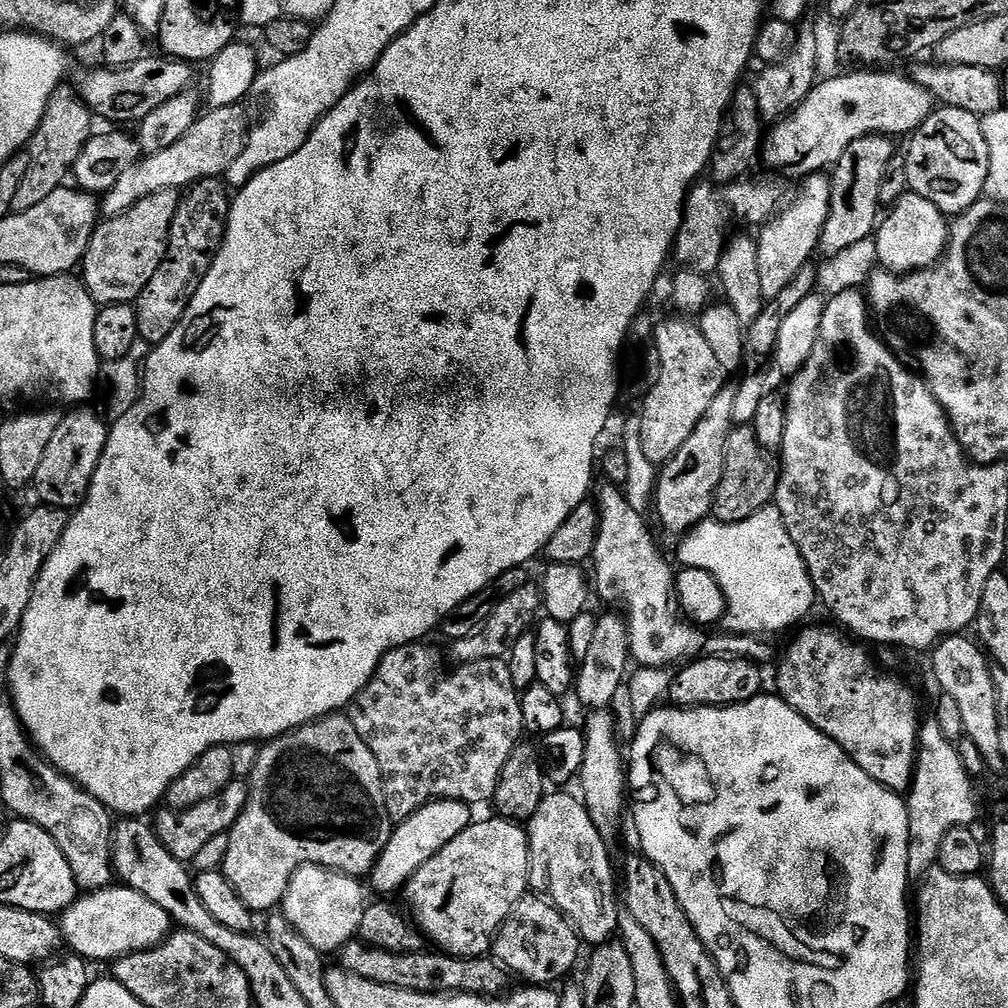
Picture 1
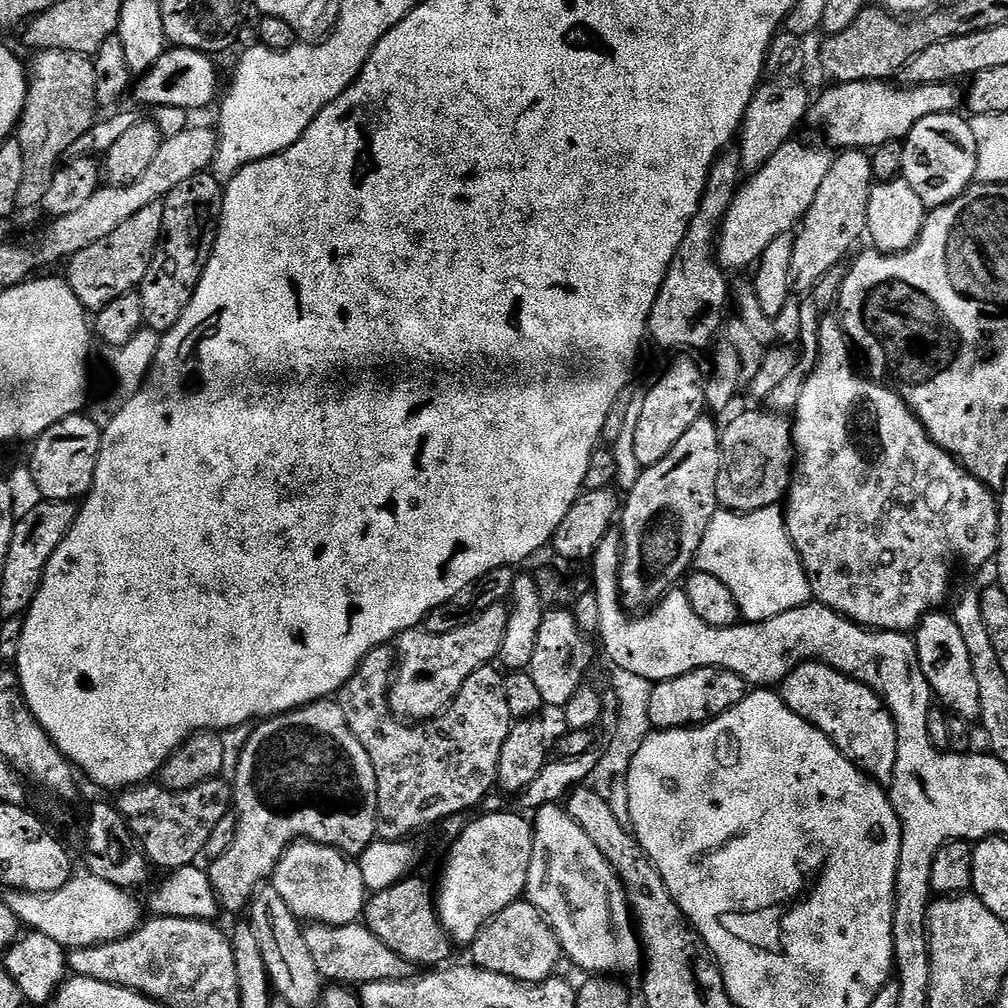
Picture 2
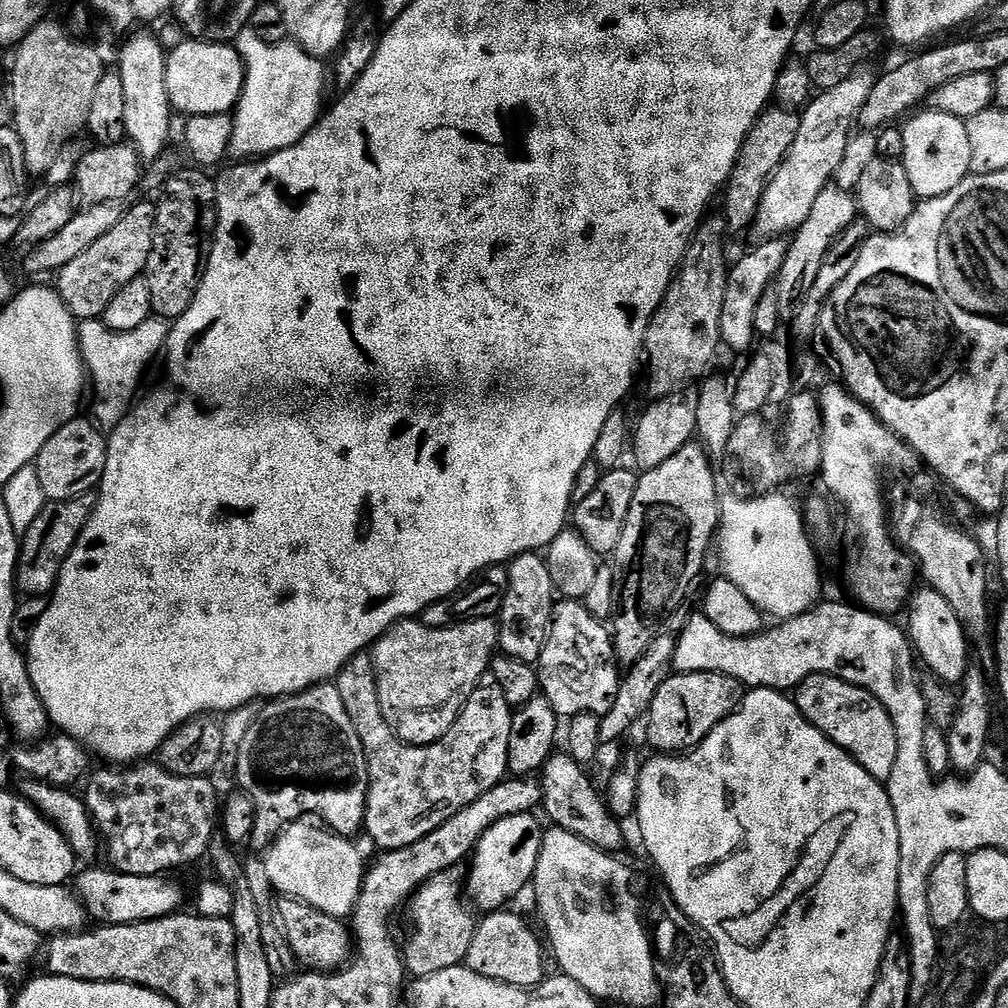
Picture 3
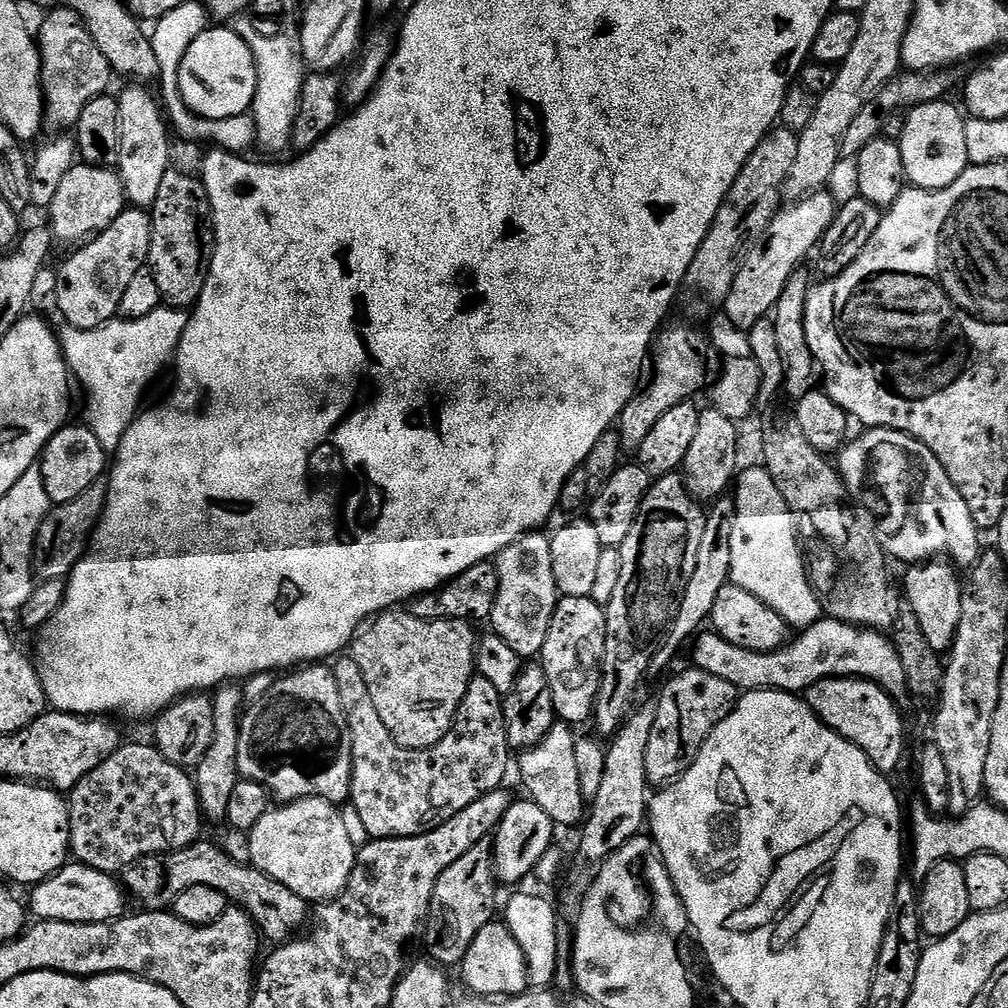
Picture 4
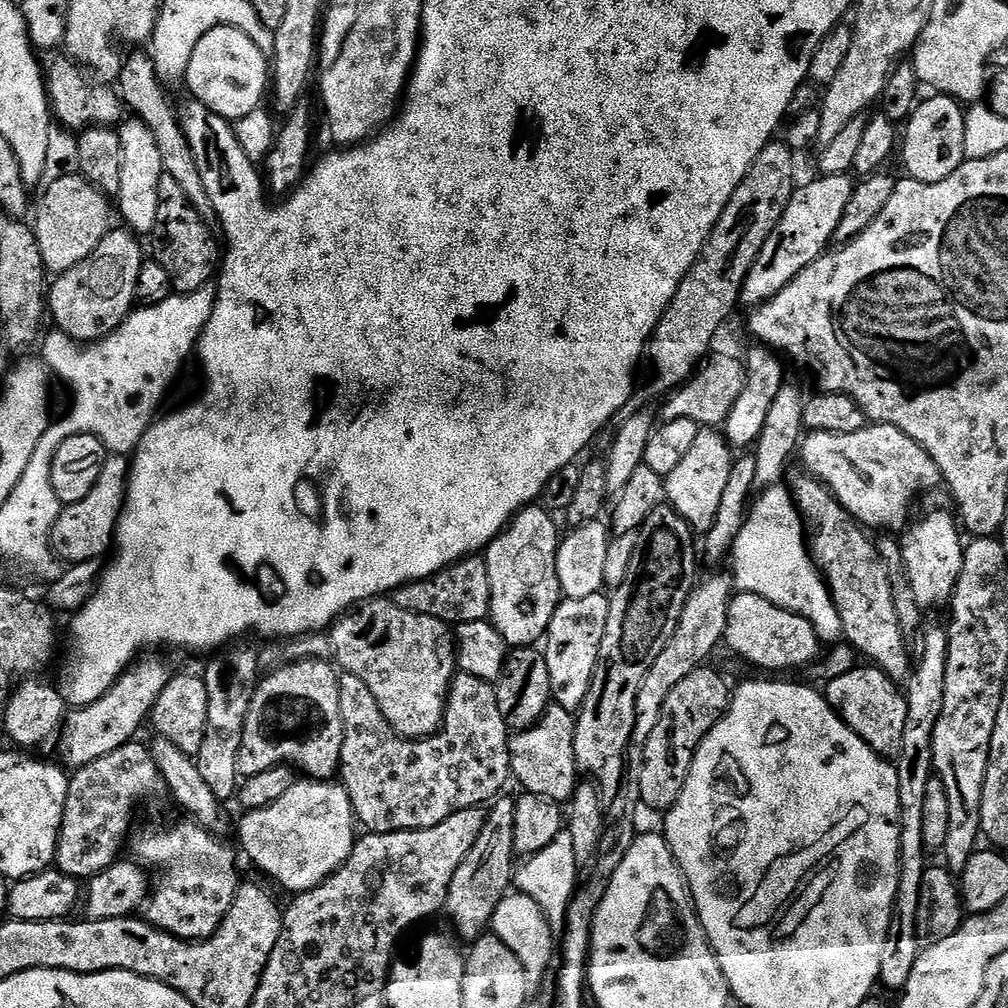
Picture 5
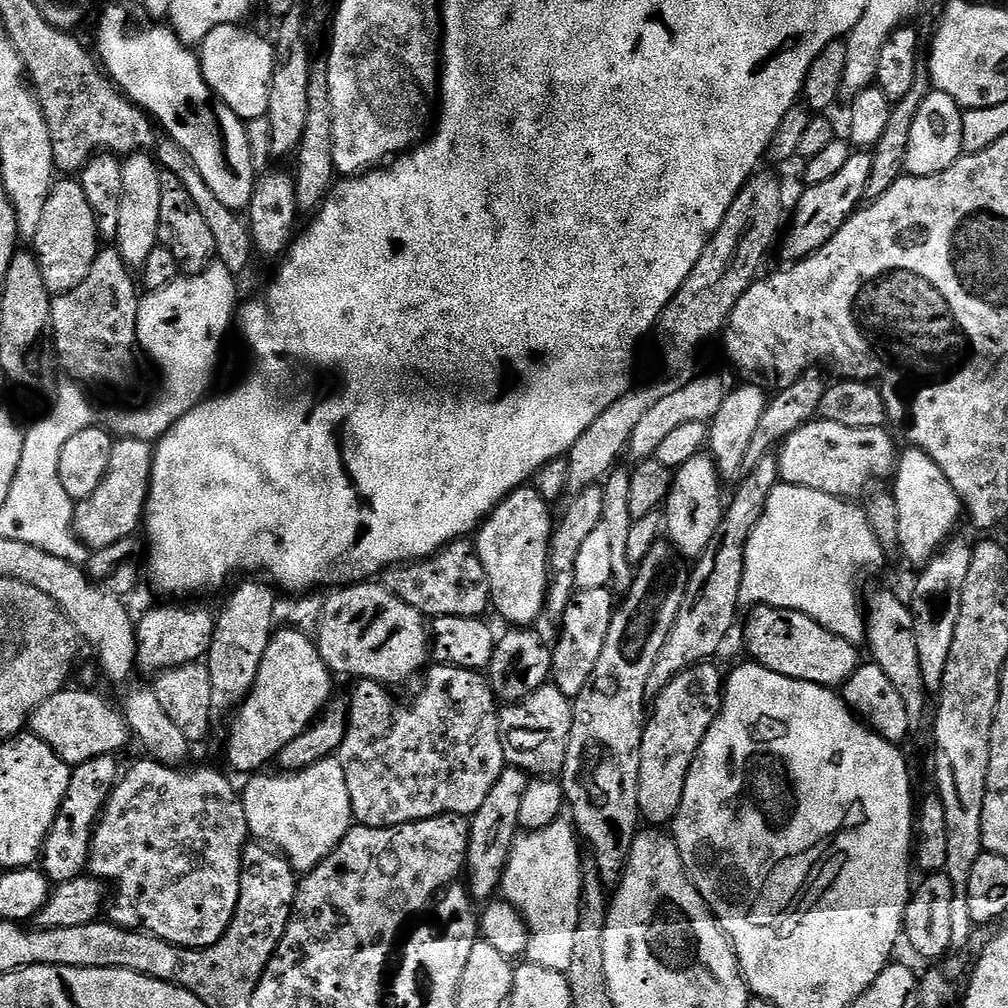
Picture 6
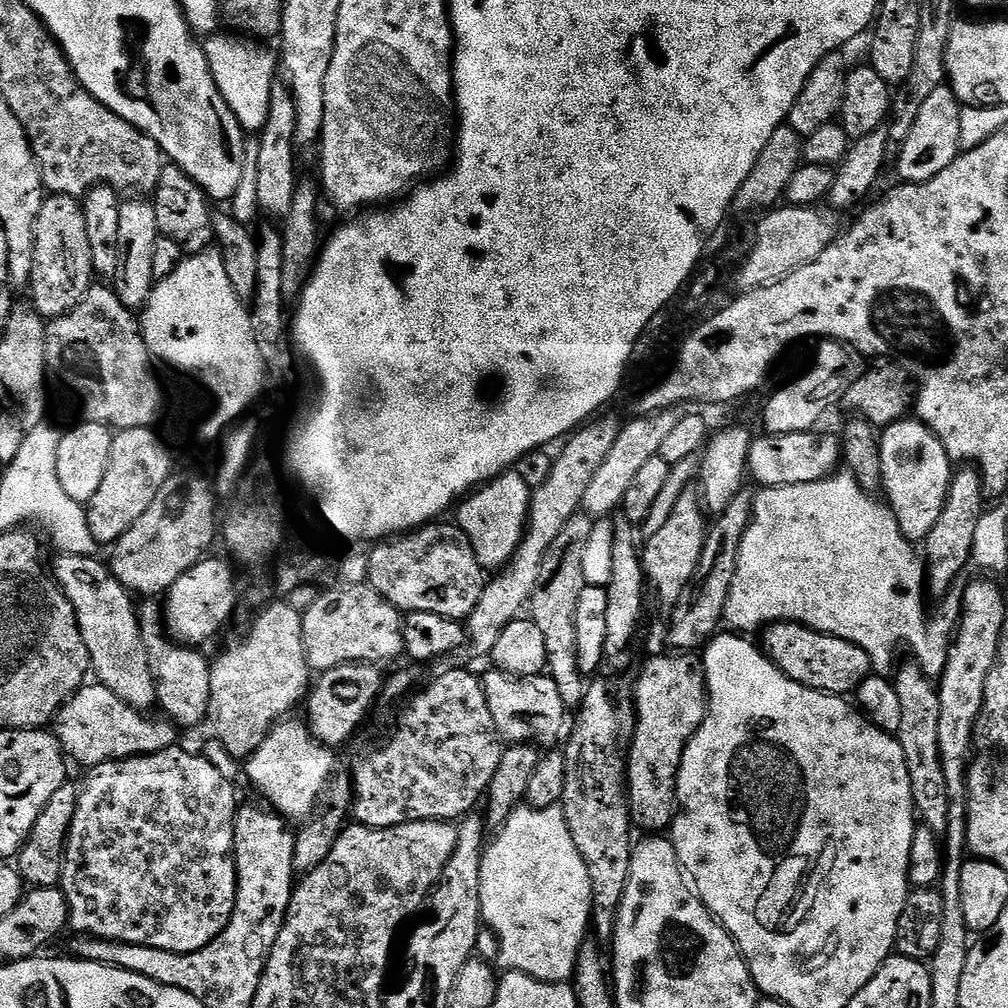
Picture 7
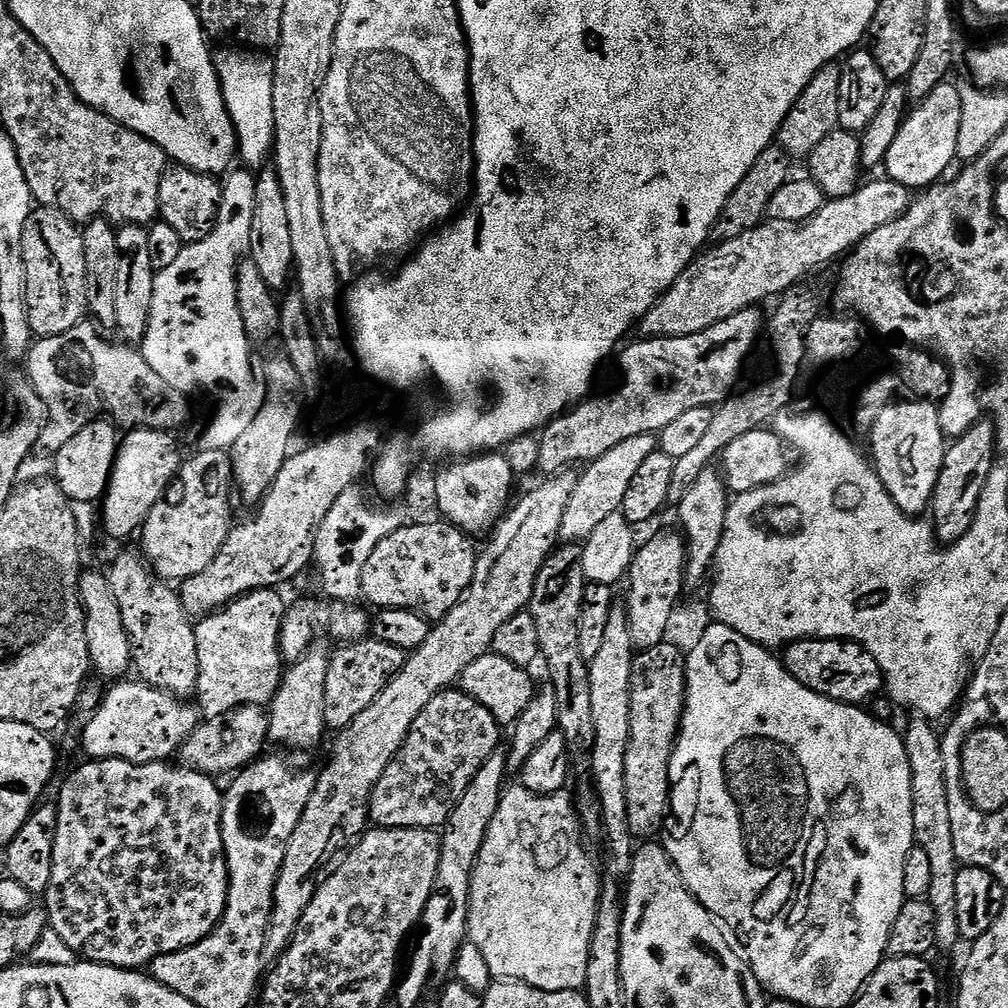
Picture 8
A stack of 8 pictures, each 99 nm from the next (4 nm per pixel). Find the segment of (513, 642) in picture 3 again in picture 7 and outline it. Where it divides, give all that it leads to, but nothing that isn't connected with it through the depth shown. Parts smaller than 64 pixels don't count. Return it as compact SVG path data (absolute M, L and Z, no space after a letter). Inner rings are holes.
M509 470L503 472L495 480L489 480L487 484L475 489L459 501L458 507L455 509L455 512L457 511L456 517L454 517L455 523L460 531L466 534L466 538L470 538L470 542L474 546L474 554L478 554L478 562L485 570L503 569L516 559L516 554L524 542L524 534L528 531L528 511L532 505L533 491L515 470Z

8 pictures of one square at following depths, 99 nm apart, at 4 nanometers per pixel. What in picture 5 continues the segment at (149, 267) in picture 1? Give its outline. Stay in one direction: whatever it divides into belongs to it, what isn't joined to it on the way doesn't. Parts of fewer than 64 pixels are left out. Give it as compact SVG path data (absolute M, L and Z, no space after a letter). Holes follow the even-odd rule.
M116 226L105 234L102 242L78 266L59 273L51 281L46 292L46 308L56 319L55 327L61 332L70 334L81 342L95 342L105 334L113 332L137 303L136 287L138 270L142 270L146 253L131 231Z

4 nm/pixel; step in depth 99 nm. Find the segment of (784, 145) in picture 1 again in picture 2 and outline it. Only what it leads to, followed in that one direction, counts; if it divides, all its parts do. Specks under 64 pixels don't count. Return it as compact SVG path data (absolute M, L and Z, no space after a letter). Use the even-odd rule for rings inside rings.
M863 80L828 86L811 105L811 123L828 123L827 143L833 149L874 150L891 140L907 140L910 130L914 130L922 118L930 118L930 114L959 113L966 100L965 89L956 82L899 87L895 88L888 80Z

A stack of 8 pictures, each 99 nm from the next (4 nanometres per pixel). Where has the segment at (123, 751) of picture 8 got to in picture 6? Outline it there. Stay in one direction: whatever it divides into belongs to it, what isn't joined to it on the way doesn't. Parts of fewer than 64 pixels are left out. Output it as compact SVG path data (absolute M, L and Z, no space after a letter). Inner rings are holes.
M72 686L46 698L38 710L32 712L31 735L38 737L46 746L69 766L90 762L90 758L120 754L130 744L128 723L96 692L75 692Z

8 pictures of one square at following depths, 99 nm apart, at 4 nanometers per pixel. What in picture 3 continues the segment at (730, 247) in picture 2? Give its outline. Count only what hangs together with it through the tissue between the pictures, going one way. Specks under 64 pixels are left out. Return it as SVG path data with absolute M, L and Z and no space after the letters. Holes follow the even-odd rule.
M868 71L850 74L850 78L838 82L838 86L813 95L807 108L799 113L800 125L794 146L790 146L790 154L786 154L782 166L778 166L774 178L766 186L766 194L762 196L760 209L752 223L750 235L753 241L775 240L795 233L802 222L806 222L818 194L833 183L832 175L843 166L844 155L848 152L852 124L854 128L854 121L876 85L877 73Z

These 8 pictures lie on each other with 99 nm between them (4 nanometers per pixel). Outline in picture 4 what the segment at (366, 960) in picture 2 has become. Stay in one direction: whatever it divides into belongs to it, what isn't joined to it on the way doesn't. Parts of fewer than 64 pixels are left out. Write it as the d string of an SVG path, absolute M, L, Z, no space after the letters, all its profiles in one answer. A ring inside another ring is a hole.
M207 838L197 840L189 848L164 852L161 856L143 856L124 869L122 887L131 903L133 900L137 904L135 907L145 912L169 911L179 896L191 888L218 890L248 915L256 924L256 931L272 946L287 944L290 937L299 933L310 920L309 901L251 864L234 862L234 858L230 858L219 843L211 844Z

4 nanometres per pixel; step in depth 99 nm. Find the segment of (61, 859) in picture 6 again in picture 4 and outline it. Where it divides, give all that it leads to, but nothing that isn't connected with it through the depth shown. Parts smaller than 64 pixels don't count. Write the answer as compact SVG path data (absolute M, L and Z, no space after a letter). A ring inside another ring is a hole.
M121 743L120 749L98 770L90 770L78 786L74 786L67 797L70 814L71 855L79 863L94 870L113 874L123 873L125 868L138 862L143 856L161 856L164 852L173 852L189 848L201 839L200 827L205 827L205 819L200 811L199 795L196 793L196 781L185 769L166 762L166 758L151 743Z

